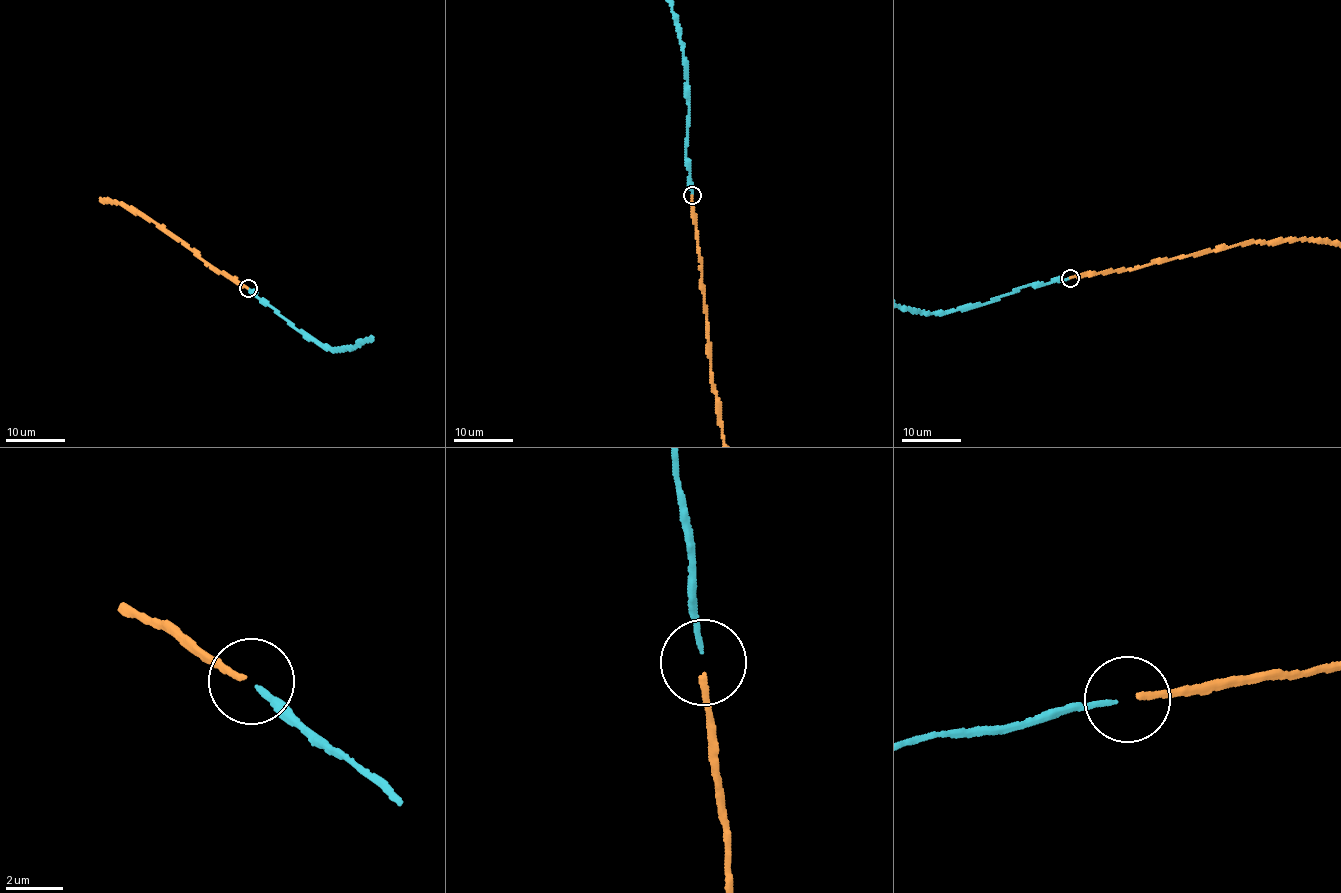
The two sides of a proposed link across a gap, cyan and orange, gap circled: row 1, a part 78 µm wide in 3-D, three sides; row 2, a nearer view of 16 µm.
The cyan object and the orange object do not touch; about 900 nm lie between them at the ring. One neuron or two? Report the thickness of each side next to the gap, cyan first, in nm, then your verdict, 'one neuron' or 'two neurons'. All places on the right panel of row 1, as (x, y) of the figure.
180/200 nm | one neuron

